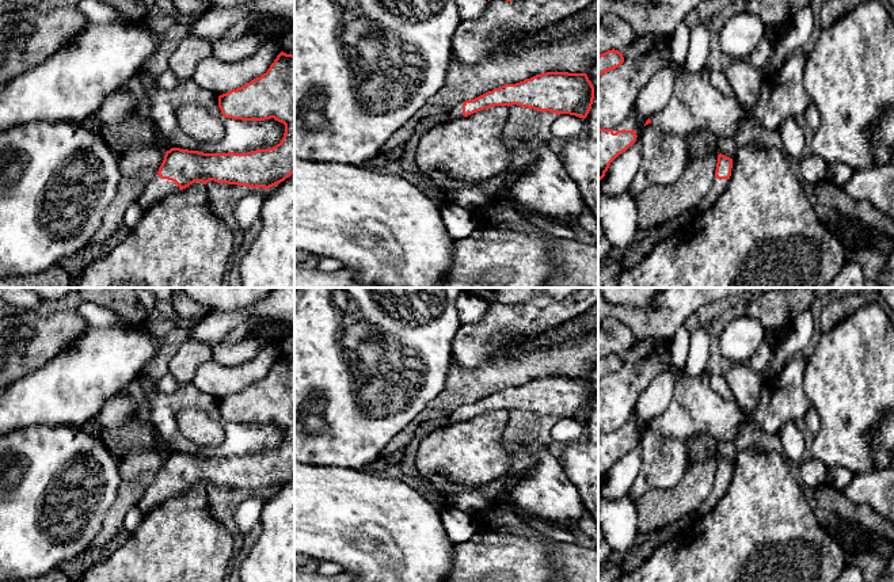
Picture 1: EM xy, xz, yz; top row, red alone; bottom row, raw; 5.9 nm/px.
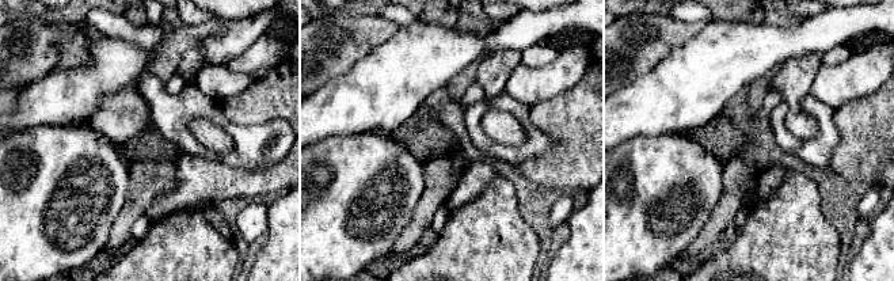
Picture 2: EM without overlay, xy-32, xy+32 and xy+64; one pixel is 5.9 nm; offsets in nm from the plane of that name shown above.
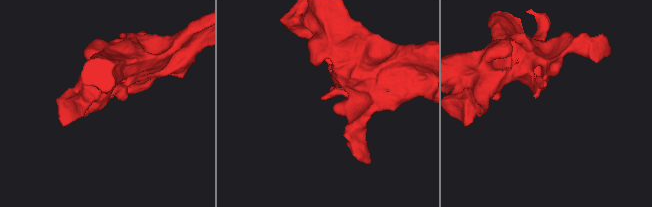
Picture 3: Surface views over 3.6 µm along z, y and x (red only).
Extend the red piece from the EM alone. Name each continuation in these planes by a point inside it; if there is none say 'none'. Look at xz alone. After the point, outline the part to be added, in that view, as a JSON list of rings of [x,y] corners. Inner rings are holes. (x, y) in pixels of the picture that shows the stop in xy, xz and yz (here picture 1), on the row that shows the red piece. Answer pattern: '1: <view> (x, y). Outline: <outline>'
1: xz (456, 113). Outline: [[[460,102],[459,104],[454,106],[454,109],[450,113],[448,113],[450,119],[457,119],[457,118],[464,117],[463,115],[463,104],[464,104],[464,102]]]

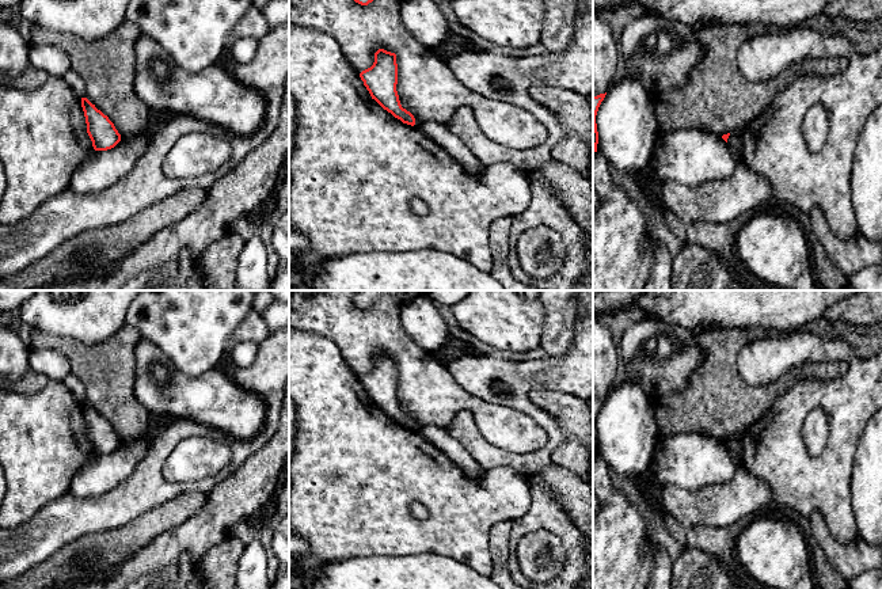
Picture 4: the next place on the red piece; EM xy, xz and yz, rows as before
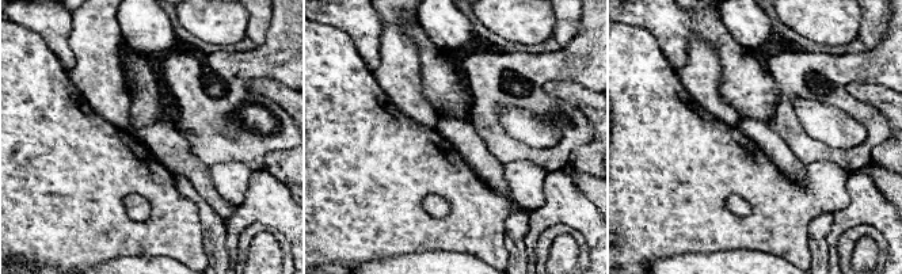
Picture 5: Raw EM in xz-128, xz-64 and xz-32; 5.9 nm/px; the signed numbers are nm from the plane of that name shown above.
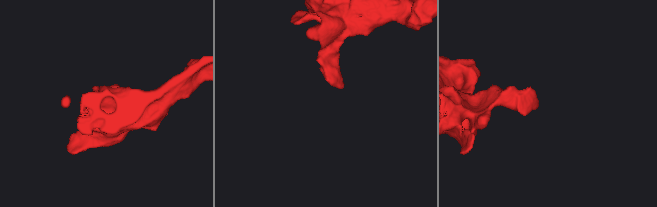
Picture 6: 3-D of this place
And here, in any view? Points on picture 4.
none

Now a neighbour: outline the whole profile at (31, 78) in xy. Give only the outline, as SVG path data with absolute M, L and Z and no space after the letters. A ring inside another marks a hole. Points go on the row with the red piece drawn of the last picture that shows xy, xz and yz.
M30 65L19 77L0 77L0 84L31 91L45 84L47 79L50 79L47 72Z

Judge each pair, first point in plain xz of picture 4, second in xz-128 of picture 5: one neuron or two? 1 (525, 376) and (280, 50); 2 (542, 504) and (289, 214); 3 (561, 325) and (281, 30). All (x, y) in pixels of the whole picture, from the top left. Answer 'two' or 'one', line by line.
1: one
2: one
3: two

